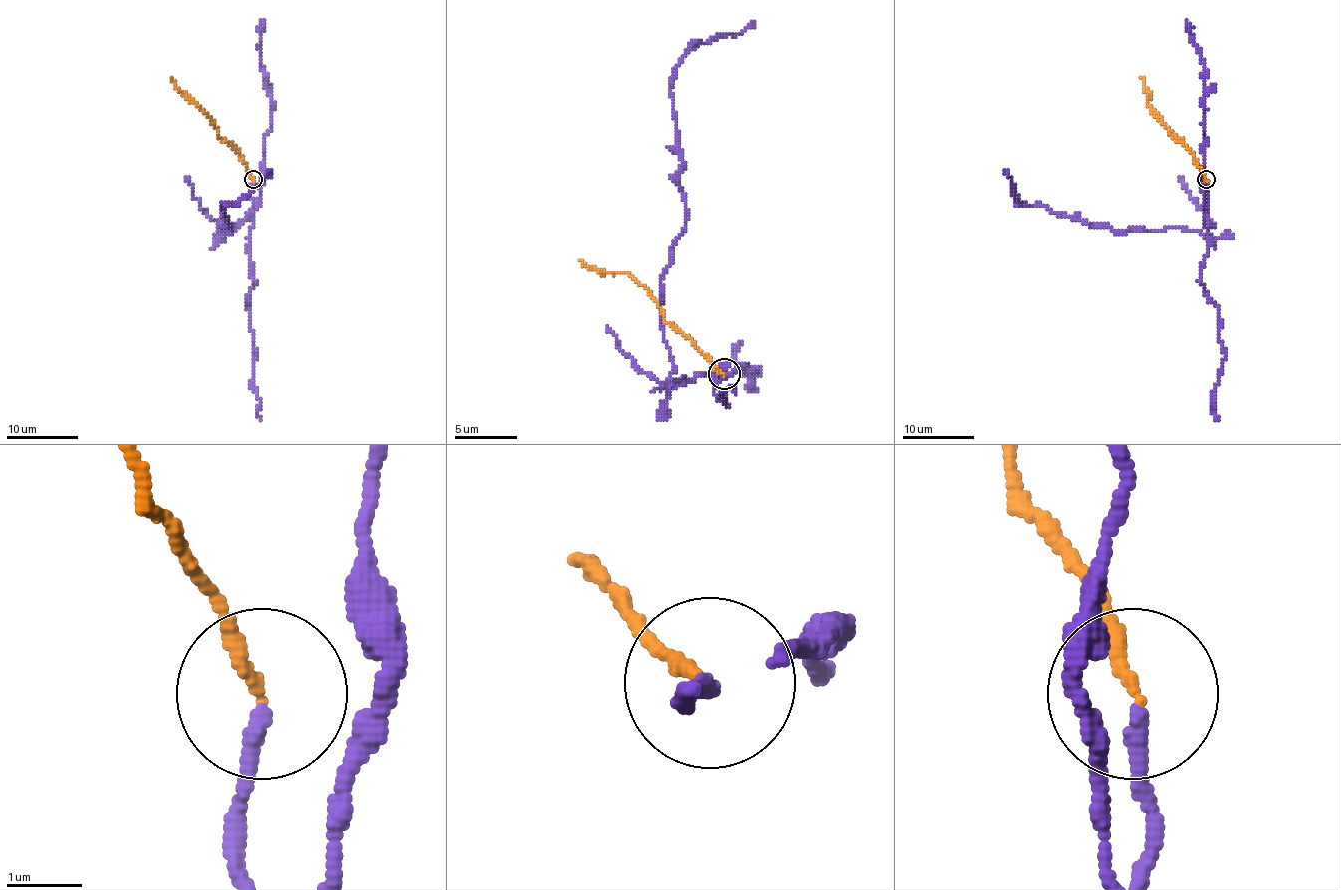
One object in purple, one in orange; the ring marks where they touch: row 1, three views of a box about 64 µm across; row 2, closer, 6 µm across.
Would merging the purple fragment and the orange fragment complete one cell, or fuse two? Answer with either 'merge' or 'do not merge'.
do not merge

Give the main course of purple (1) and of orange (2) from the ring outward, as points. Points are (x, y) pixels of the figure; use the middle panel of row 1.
1: (723, 373), (673, 382), (663, 338), (660, 275), (685, 213), (670, 90), (676, 65), (754, 21)
2: (723, 373), (663, 319), (654, 297), (626, 272), (601, 272), (579, 260)

